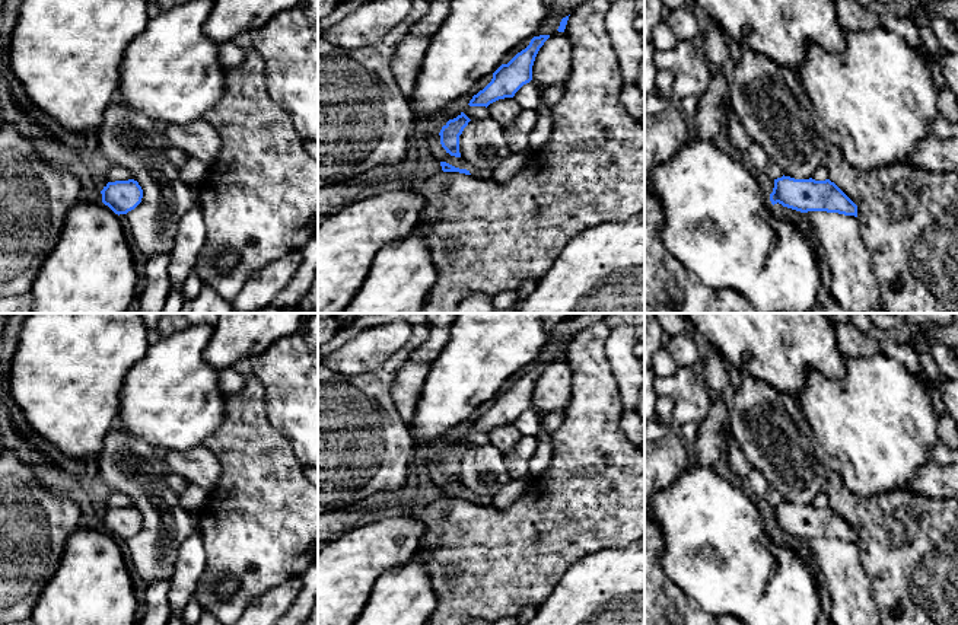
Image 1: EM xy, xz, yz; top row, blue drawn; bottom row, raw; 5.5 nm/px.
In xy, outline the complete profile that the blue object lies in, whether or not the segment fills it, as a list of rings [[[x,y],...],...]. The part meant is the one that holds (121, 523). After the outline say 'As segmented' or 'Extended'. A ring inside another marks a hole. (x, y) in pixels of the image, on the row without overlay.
[[[134,506],[108,508],[101,520],[102,529],[118,542],[134,536],[143,524],[143,516]]]. As segmented

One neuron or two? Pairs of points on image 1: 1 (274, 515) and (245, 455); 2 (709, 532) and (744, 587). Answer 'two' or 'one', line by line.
1: one
2: one

